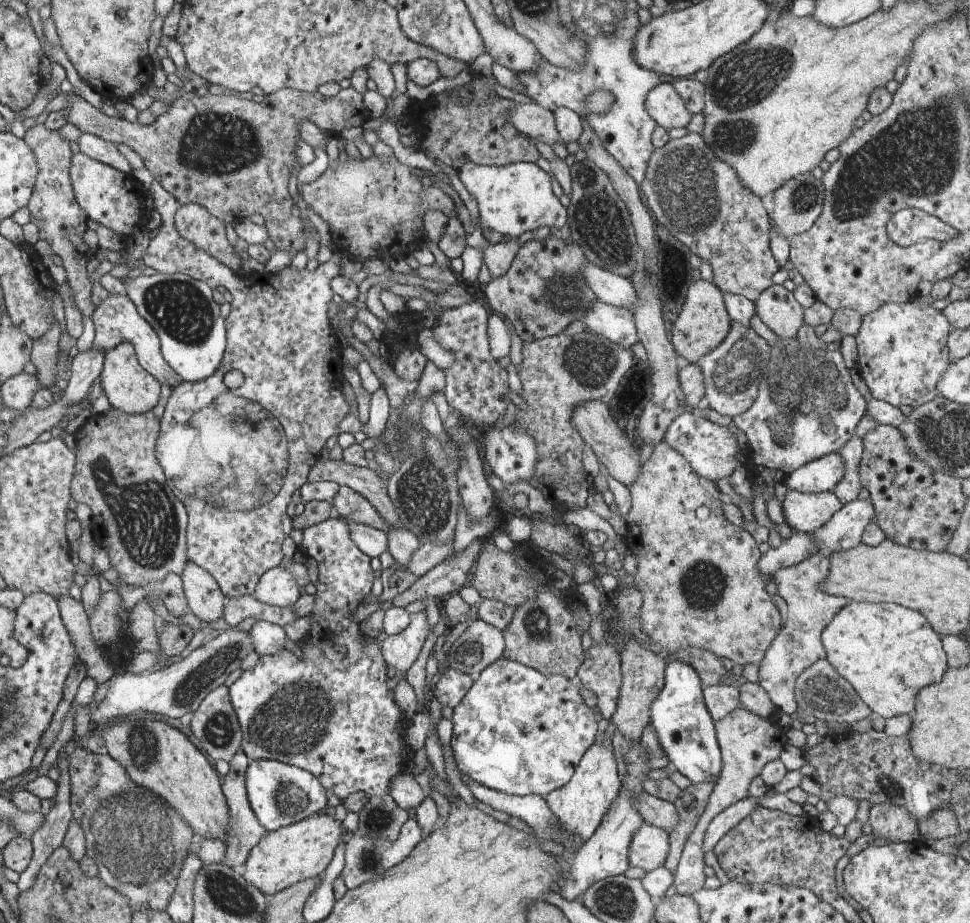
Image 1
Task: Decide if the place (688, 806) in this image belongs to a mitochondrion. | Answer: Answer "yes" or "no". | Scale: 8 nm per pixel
no

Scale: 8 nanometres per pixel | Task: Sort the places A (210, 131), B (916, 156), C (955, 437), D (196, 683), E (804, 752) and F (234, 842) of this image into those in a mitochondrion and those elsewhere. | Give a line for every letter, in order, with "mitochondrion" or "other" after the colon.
A: mitochondrion
B: mitochondrion
C: mitochondrion
D: mitochondrion
E: other
F: other

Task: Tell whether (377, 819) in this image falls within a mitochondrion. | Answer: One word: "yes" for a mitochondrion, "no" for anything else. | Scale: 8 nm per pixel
yes

